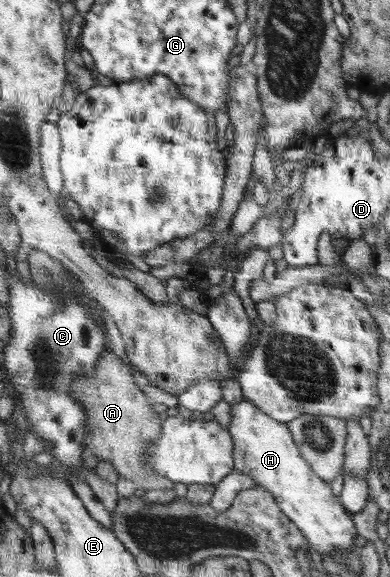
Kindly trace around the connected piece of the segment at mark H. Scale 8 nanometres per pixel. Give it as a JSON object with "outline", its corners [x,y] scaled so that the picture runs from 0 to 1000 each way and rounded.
{"outline":[[[633,690],[592,702],[597,726],[585,738],[603,766],[603,816],[623,820],[679,844],[708,863],[710,875],[741,899],[782,924],[790,950],[800,957],[849,962],[859,955],[900,958],[910,931],[910,910],[882,875],[849,854],[831,828],[803,818],[769,775],[749,757],[736,733],[705,730]]]}

